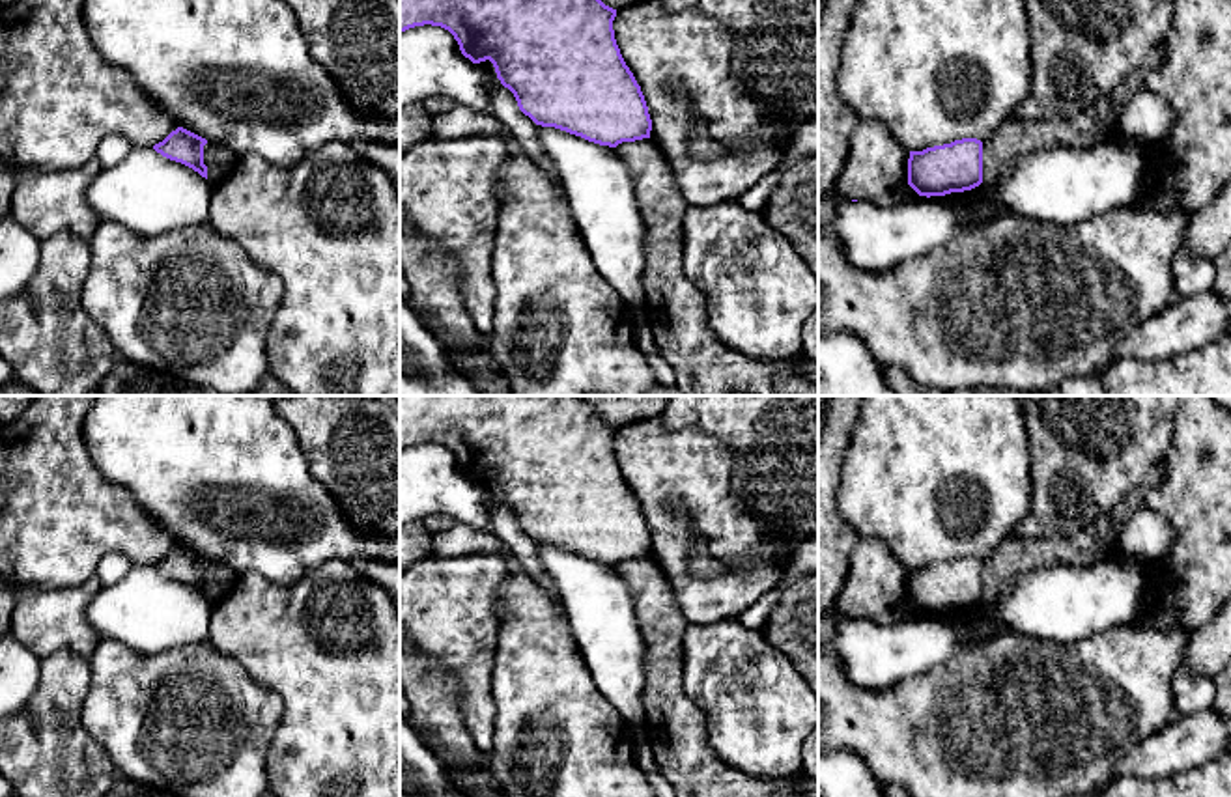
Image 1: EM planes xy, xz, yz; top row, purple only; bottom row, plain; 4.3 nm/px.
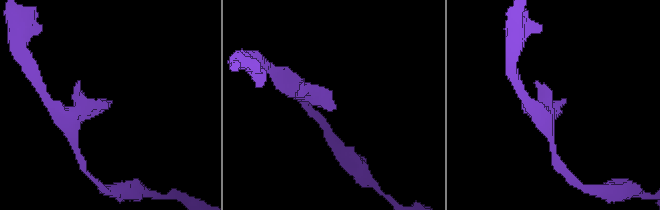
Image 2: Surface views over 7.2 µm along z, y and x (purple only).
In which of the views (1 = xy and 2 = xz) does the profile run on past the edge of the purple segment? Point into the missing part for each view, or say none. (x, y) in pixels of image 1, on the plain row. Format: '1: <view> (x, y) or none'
1: none
2: none

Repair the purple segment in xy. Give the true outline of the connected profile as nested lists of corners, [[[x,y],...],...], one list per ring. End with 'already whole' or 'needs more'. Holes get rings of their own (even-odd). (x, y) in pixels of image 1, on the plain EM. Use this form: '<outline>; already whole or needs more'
[[[177,545],[163,560],[155,562],[153,567],[170,579],[192,586],[194,590],[207,597],[207,584],[204,582],[205,562],[207,562],[205,556],[183,545]]]; already whole

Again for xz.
[[[400,396],[400,452],[424,442],[448,448],[465,476],[493,482],[536,543],[609,566],[652,549],[641,504],[615,457],[615,435],[579,396]]]; already whole

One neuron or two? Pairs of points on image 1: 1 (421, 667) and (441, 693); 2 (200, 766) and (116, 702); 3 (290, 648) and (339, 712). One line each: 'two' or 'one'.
1: one
2: one
3: one

